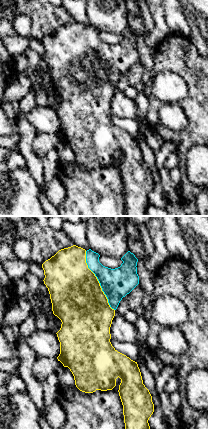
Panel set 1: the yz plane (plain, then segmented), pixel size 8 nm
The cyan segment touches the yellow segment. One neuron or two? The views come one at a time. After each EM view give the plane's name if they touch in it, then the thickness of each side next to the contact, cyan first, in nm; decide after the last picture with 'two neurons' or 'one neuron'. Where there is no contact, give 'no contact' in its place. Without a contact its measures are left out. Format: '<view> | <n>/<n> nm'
yz | 240/420 nm

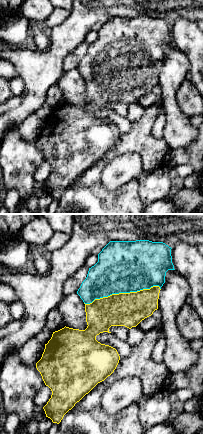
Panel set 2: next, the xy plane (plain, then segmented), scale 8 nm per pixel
xy | 420/280 nm

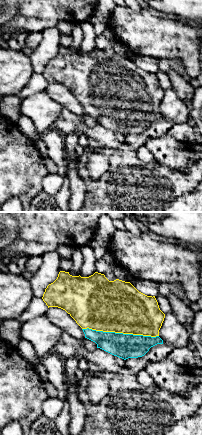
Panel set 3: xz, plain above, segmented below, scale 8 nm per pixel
xz | 200/420 nm

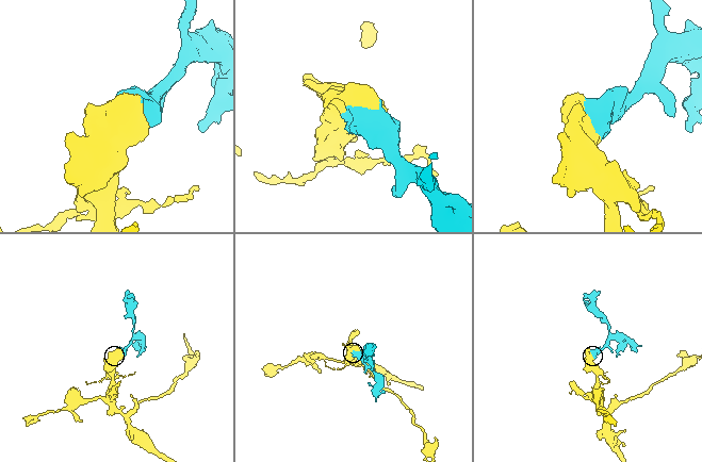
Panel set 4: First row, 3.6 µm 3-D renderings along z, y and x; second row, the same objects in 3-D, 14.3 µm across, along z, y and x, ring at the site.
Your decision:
one neuron

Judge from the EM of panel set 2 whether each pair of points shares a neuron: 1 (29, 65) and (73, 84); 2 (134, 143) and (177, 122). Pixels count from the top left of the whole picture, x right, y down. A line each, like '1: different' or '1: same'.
1: different
2: different

